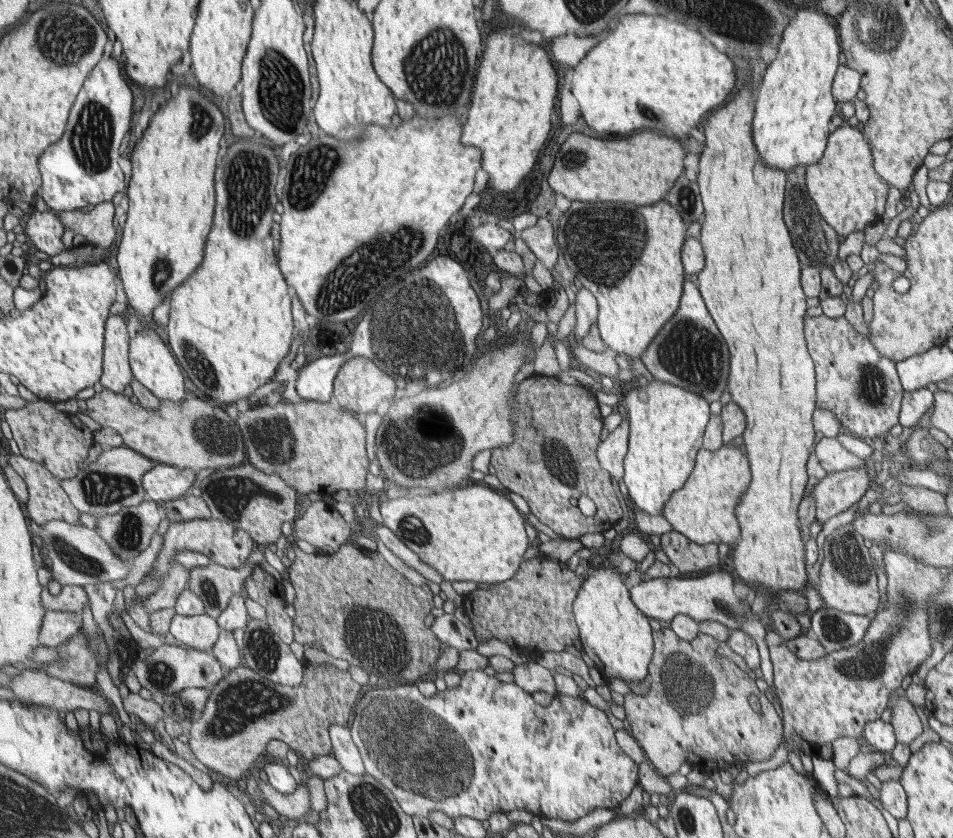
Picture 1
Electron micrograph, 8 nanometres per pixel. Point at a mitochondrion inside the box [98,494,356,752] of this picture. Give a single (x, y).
(245, 701)

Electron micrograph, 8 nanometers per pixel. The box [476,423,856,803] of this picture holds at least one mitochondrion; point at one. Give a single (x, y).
(688, 686)

